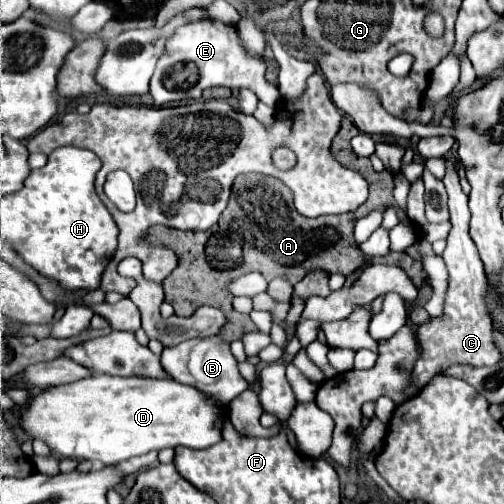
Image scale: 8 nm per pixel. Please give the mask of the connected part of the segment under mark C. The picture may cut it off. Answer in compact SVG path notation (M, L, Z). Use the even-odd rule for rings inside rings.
M447 161L447 175L443 179L445 189L449 193L449 211L451 211L451 233L447 237L447 247L443 253L445 265L449 269L449 289L445 299L445 315L439 319L431 319L429 323L419 325L417 329L417 341L421 345L421 361L417 361L413 369L413 379L417 391L425 387L427 381L431 381L437 375L443 375L447 367L453 363L461 365L473 365L473 367L491 367L497 365L503 355L495 345L493 339L493 325L489 321L489 315L485 313L485 271L483 263L479 259L477 247L473 239L469 237L469 207L467 207L467 195L463 193L459 185L457 171L453 167L453 161Z

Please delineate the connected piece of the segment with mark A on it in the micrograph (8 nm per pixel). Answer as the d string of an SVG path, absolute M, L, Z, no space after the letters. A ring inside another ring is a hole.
M343 117L343 127L341 127L341 133L337 133L337 137L333 139L331 143L331 155L345 167L361 173L365 177L365 181L369 183L369 199L363 203L363 207L359 207L357 211L351 211L351 213L343 213L343 215L323 215L323 217L317 217L317 219L307 219L307 217L301 217L297 213L297 209L293 209L293 193L277 179L273 177L265 177L265 175L259 175L259 173L249 173L249 175L239 175L233 183L233 189L231 189L231 197L229 197L229 205L225 209L225 213L219 217L219 223L213 225L213 229L207 229L207 231L177 231L177 229L171 229L171 227L161 227L161 225L153 225L147 229L147 241L151 245L159 245L159 247L169 247L171 251L175 251L177 259L179 259L179 265L177 269L173 269L173 273L163 281L163 289L165 289L165 301L171 303L175 307L175 315L179 317L191 317L201 305L211 305L211 307L217 307L223 311L227 323L225 327L221 327L221 331L217 333L223 341L231 343L235 339L239 339L241 335L233 333L231 331L241 331L241 327L231 327L229 321L239 321L237 325L241 325L243 317L241 315L233 315L233 295L229 293L227 285L235 279L235 277L241 277L245 273L251 273L251 271L259 271L265 279L275 279L275 277L287 277L287 281L291 285L299 283L309 271L313 269L323 269L327 273L343 273L345 277L351 275L353 271L357 271L359 267L365 265L365 255L363 251L359 249L359 245L355 243L353 239L353 225L355 225L355 219L357 217L365 217L369 211L373 209L385 209L387 205L393 203L393 175L387 173L387 171L381 171L381 173L375 173L375 169L371 167L371 161L369 159L363 159L363 157L357 157L349 145L349 141L359 133L359 129L353 125L353 121L349 117ZM233 249L241 251L241 259L243 261L241 265L237 267L231 267L233 261L237 261L237 255L231 255Z

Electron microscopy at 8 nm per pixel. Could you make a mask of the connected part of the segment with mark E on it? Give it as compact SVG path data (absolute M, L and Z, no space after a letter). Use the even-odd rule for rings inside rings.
M201 19L193 25L177 29L177 33L169 39L169 45L165 47L165 53L161 55L151 79L149 93L153 95L155 105L165 105L173 101L199 99L201 93L211 87L229 87L233 91L252 89L265 104L275 107L281 96L278 87L266 81L265 69L265 59L245 51L241 45L237 25Z

